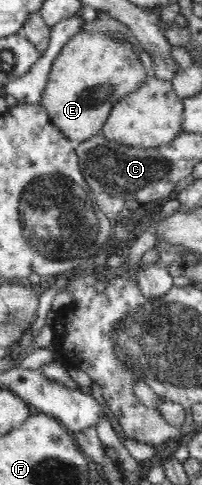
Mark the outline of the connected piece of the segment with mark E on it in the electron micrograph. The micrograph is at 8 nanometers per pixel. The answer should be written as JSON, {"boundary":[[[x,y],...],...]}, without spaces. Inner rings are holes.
{"boundary":[[[80,30],[68,40],[65,48],[62,48],[60,55],[54,60],[48,84],[39,103],[48,113],[51,123],[75,144],[100,135],[114,103],[134,92],[140,83],[147,79],[147,67],[138,59],[132,45],[127,40],[120,40],[109,34]]]}

